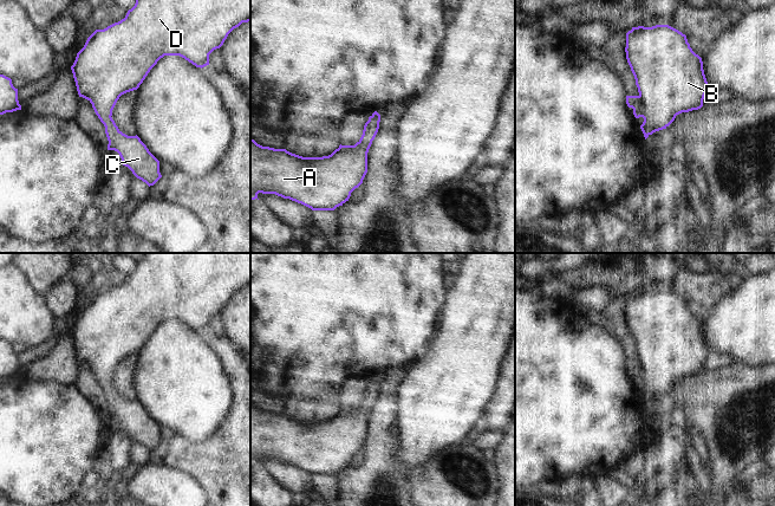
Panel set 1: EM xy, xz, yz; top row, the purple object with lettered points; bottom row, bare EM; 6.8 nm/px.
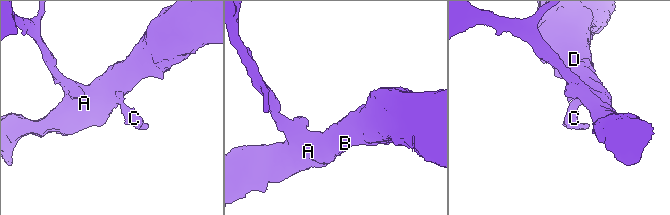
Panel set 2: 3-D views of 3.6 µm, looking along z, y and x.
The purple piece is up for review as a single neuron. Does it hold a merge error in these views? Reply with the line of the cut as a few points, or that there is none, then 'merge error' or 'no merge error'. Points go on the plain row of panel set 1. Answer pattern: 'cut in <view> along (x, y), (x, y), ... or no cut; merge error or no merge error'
no cut; no merge error

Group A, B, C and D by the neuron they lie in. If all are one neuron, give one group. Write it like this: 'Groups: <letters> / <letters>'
Groups: A B C D.

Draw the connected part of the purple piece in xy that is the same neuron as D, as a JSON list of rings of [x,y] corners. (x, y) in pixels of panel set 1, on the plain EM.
[[[144,253],[124,284],[104,294],[96,294],[77,318],[71,331],[77,356],[79,362],[92,369],[96,380],[104,389],[109,406],[108,415],[117,416],[122,423],[121,429],[128,432],[137,443],[149,452],[162,442],[159,426],[137,400],[128,401],[118,394],[111,382],[117,365],[122,359],[137,355],[150,335],[164,320],[180,320],[201,333],[209,330],[209,319],[223,310],[234,293],[248,286],[250,286],[250,253]]]

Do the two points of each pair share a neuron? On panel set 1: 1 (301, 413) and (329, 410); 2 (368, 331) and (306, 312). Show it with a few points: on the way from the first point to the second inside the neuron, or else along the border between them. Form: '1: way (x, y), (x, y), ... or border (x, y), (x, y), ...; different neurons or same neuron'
1: way (308, 410), (321, 410); same neuron
2: way (352, 316), (349, 312), (321, 312); same neuron

